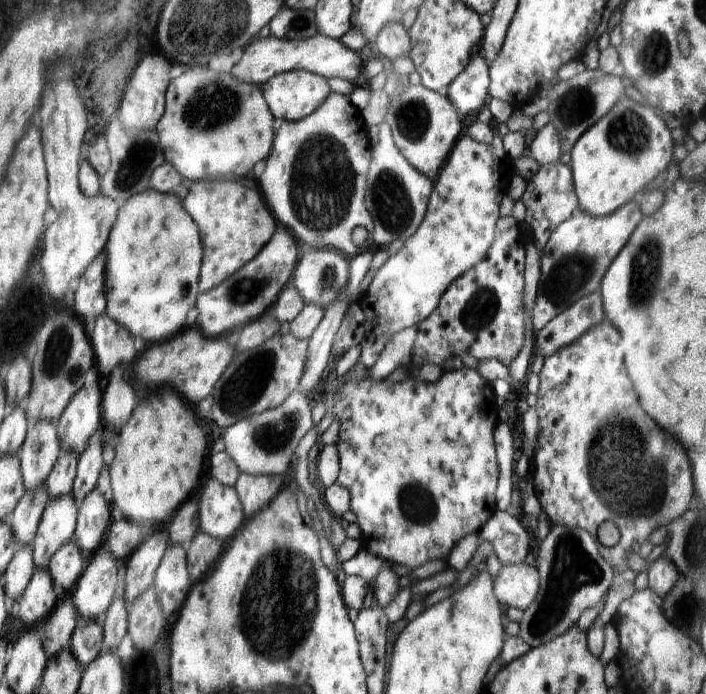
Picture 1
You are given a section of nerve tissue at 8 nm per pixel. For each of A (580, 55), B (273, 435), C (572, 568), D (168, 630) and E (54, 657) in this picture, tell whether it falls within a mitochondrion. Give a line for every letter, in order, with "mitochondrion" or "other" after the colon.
A: other
B: mitochondrion
C: mitochondrion
D: other
E: other

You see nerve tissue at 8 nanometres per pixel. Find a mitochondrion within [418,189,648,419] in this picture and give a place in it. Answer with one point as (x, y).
(570, 274)

